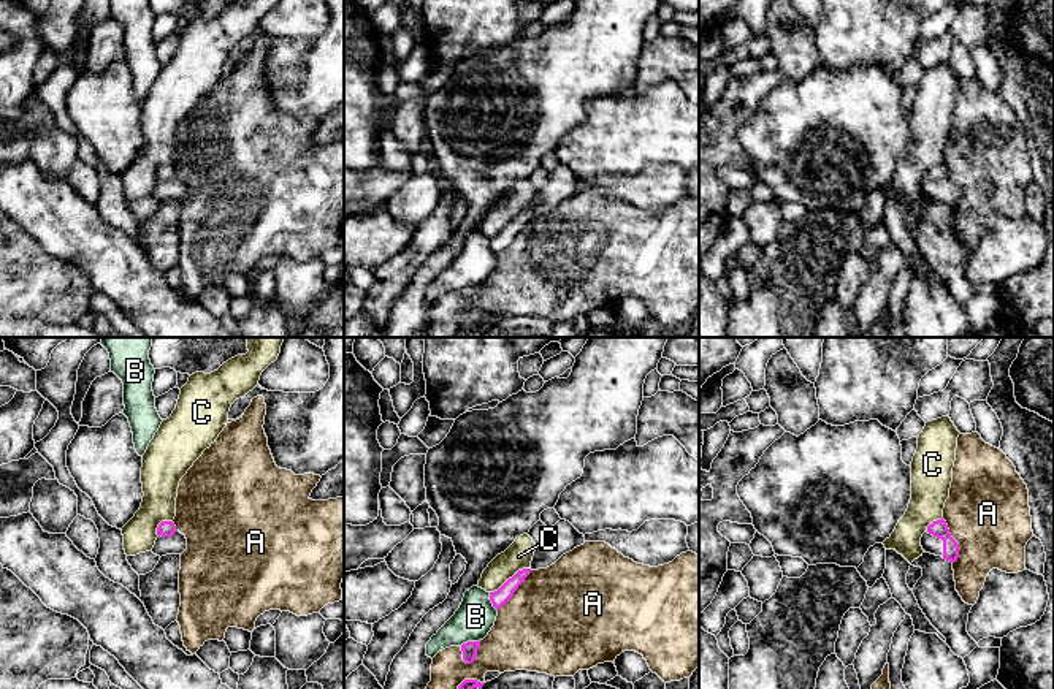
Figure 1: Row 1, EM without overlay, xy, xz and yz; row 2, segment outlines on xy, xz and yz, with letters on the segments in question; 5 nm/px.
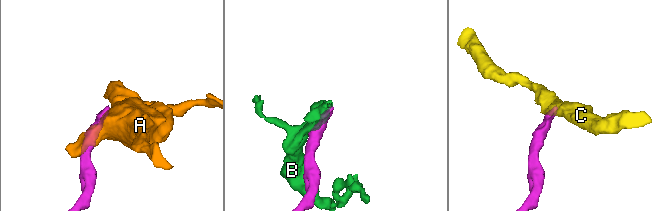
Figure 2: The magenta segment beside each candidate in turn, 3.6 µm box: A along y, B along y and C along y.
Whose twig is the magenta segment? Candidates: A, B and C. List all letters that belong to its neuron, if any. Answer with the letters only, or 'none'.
none

